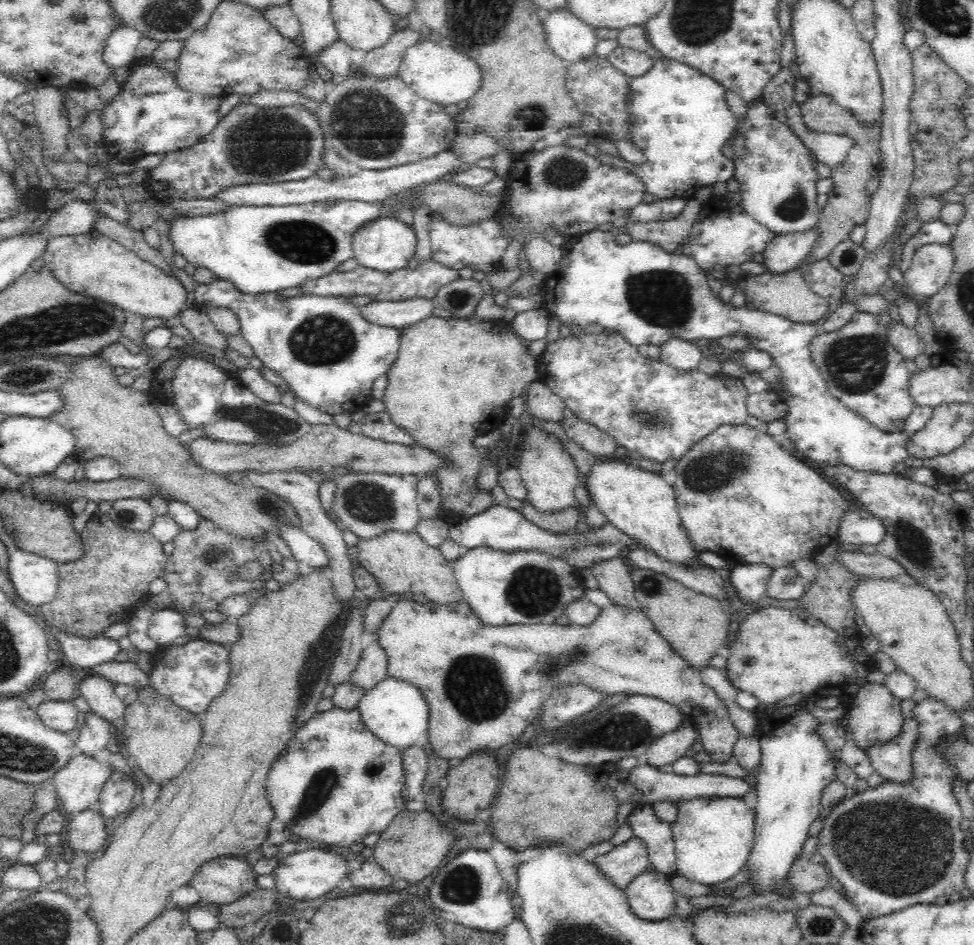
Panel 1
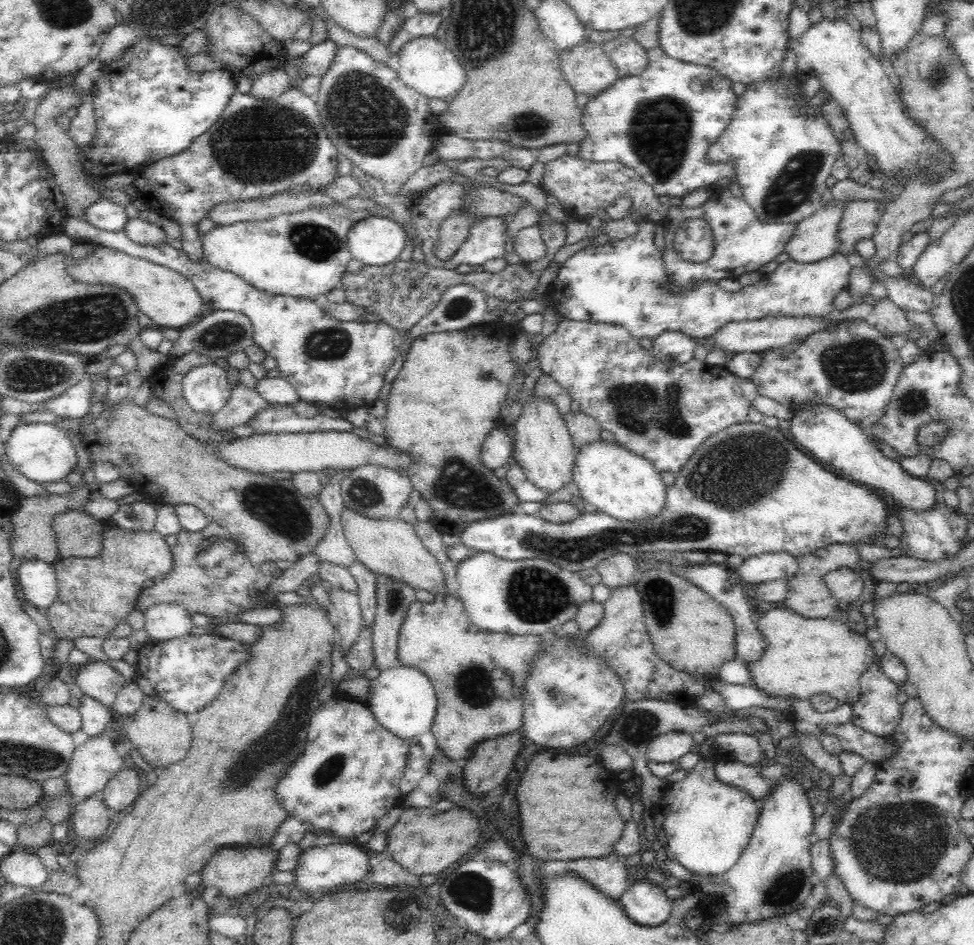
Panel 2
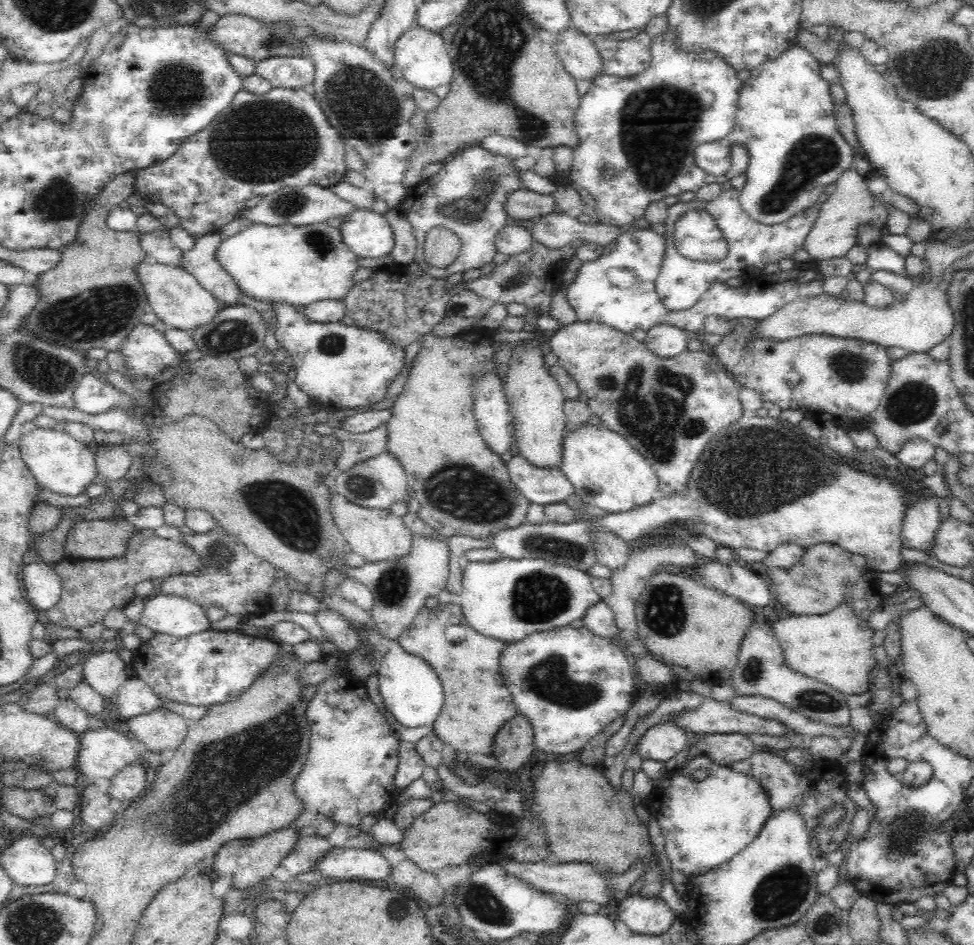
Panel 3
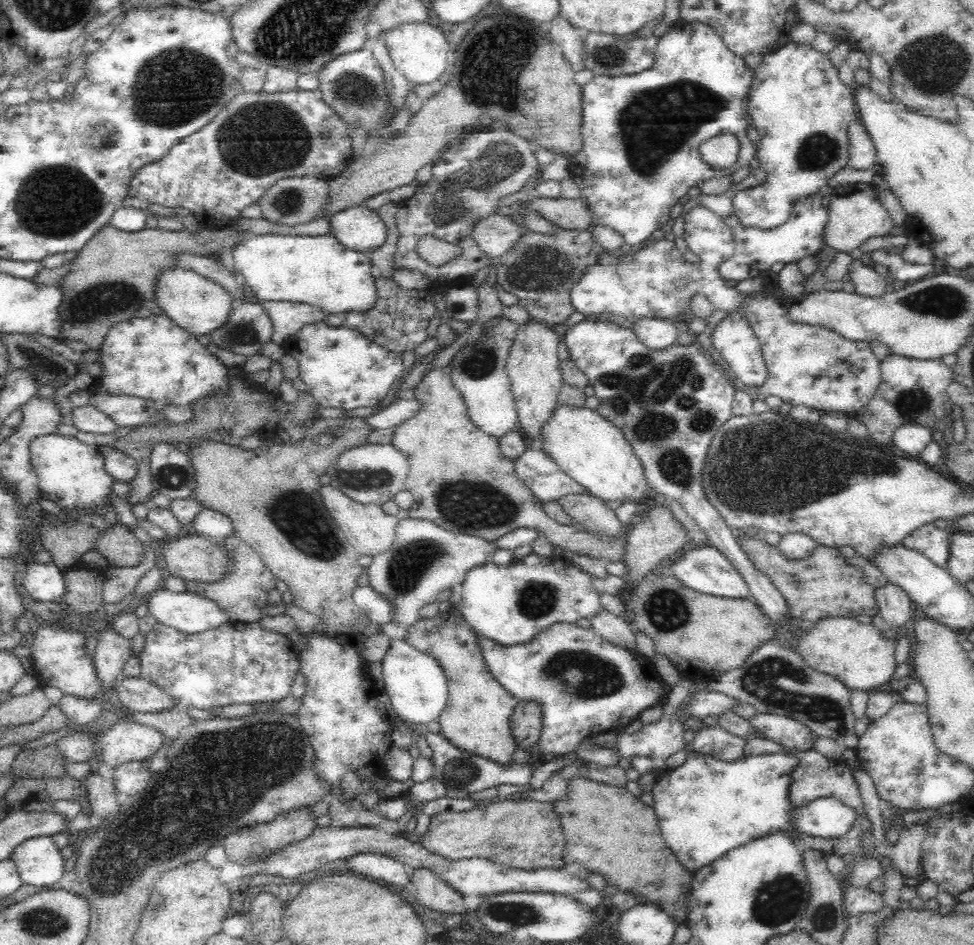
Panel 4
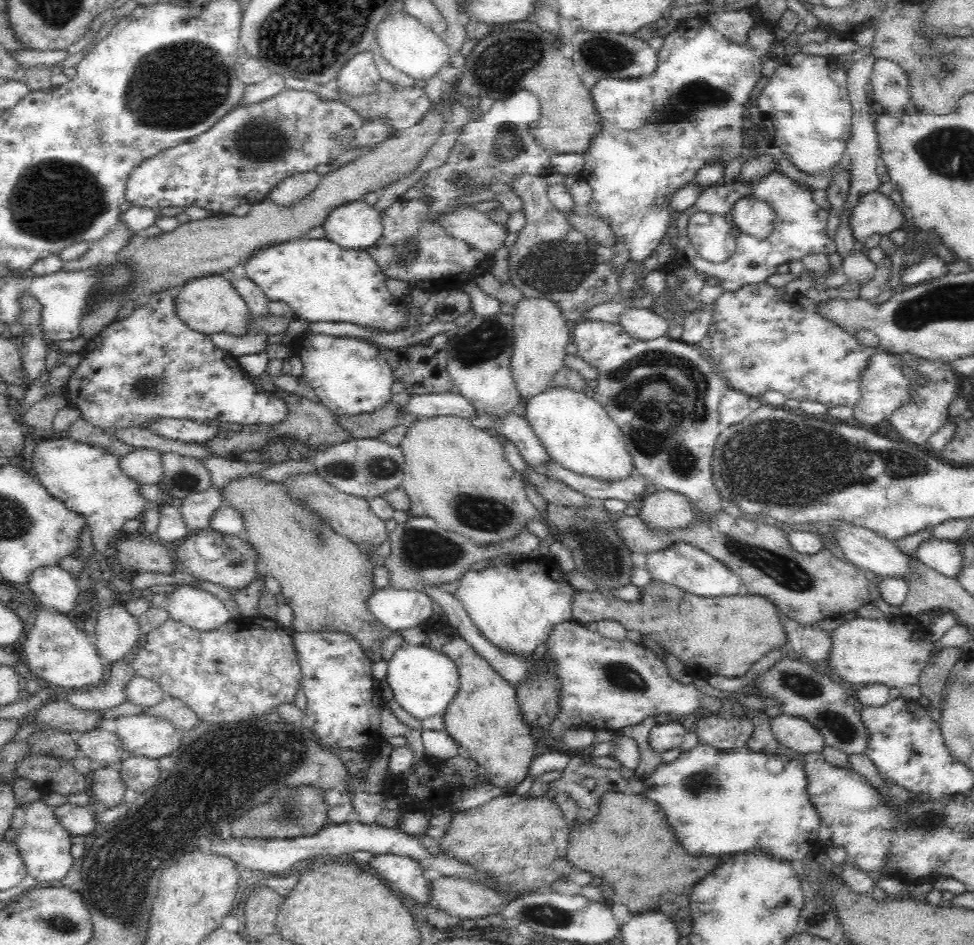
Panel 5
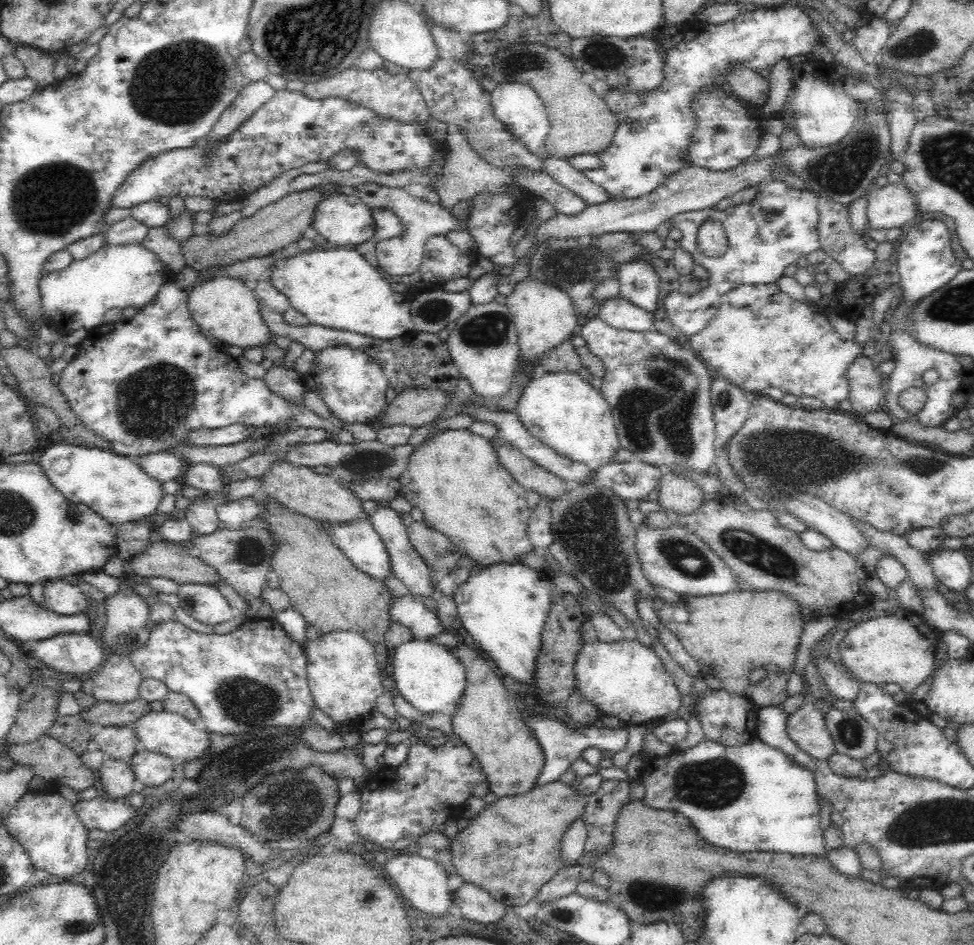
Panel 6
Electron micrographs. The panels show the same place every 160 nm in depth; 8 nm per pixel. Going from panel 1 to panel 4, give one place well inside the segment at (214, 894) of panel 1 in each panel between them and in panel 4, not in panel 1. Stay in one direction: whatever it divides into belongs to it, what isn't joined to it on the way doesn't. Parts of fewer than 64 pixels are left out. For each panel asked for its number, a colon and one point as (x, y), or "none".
2: (234, 873)
3: (248, 862)
4: (249, 845)

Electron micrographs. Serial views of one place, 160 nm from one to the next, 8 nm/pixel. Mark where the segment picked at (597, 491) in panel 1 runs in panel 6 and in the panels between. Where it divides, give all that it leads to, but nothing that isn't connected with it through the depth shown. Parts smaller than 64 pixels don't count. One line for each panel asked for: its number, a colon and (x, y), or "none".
2: (627, 487)
3: (605, 470)
4: (589, 449)
5: (576, 432)
6: (564, 412)

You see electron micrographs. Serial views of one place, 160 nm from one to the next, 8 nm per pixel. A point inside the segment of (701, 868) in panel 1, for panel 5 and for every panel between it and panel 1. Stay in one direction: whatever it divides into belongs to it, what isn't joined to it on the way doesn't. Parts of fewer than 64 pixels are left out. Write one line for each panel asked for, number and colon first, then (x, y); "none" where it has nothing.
2: (708, 824)
3: (706, 822)
4: (706, 807)
5: (718, 802)

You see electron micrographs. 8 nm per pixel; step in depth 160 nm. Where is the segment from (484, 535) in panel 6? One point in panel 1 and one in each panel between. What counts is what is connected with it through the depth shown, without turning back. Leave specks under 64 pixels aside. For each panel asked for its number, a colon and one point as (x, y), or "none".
1: (453, 379)
2: (447, 398)
3: (463, 488)
4: (460, 480)
5: (457, 474)

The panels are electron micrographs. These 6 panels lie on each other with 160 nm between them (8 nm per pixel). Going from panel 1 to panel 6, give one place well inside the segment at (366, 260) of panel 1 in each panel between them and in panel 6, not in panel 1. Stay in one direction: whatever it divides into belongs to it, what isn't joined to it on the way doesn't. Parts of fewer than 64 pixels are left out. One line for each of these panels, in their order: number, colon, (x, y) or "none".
2: (377, 240)
3: (368, 234)
4: (358, 228)
5: (356, 225)
6: (344, 220)

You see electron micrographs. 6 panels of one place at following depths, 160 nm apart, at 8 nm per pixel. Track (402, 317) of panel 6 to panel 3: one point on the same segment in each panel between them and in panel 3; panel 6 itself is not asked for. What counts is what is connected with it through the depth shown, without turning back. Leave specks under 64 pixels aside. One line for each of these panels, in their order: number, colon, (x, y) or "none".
3: (301, 265)
4: (319, 270)
5: (321, 281)

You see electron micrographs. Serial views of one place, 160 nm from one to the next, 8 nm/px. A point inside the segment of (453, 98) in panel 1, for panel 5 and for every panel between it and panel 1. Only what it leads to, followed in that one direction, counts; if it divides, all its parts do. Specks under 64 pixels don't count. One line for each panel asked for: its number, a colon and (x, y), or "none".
2: (425, 65)
3: (421, 58)
4: (418, 50)
5: (412, 48)

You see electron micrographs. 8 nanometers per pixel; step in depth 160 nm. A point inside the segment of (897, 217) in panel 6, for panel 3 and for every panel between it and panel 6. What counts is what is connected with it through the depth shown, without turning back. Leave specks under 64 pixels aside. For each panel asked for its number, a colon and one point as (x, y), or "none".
3: (833, 234)
4: (853, 217)
5: (874, 213)

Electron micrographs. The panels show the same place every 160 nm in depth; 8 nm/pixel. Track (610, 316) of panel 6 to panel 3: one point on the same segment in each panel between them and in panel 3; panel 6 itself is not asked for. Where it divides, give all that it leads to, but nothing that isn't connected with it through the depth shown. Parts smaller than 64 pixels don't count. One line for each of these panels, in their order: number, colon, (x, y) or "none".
3: (667, 341)
4: (656, 334)
5: (641, 323)

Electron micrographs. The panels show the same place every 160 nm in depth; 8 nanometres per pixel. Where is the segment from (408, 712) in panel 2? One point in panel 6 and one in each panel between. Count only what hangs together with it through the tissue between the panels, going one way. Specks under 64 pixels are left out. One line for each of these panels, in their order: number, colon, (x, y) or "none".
3: (411, 691)
4: (418, 690)
5: (423, 681)
6: (432, 679)

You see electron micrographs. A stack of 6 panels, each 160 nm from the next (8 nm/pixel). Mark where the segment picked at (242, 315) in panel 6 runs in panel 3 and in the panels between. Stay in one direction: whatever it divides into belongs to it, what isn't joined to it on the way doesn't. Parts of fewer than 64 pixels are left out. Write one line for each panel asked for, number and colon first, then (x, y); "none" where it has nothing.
3: (174, 295)
4: (197, 304)
5: (208, 304)

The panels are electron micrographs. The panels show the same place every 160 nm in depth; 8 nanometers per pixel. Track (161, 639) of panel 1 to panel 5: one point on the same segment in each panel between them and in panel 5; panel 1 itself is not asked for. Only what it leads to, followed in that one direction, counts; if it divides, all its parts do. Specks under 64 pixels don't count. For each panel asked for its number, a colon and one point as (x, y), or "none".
2: (164, 621)
3: (169, 614)
4: (188, 612)
5: (201, 610)

